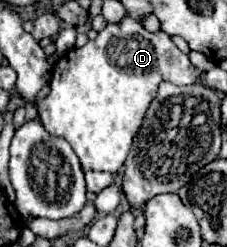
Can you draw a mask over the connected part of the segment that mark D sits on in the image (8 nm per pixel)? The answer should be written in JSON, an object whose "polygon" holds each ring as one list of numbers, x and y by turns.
{"polygon":[[127,16,121,24,107,24,95,40,89,40,83,48,69,50,53,66,51,92,47,98,37,100,39,120,51,136,63,138,71,144,83,170,103,170,115,174,125,164,133,136,137,134,153,96,157,96,159,82,169,80,173,84,193,84,197,78,197,68,189,62,189,56,175,46,169,34,163,30,151,34]]}

